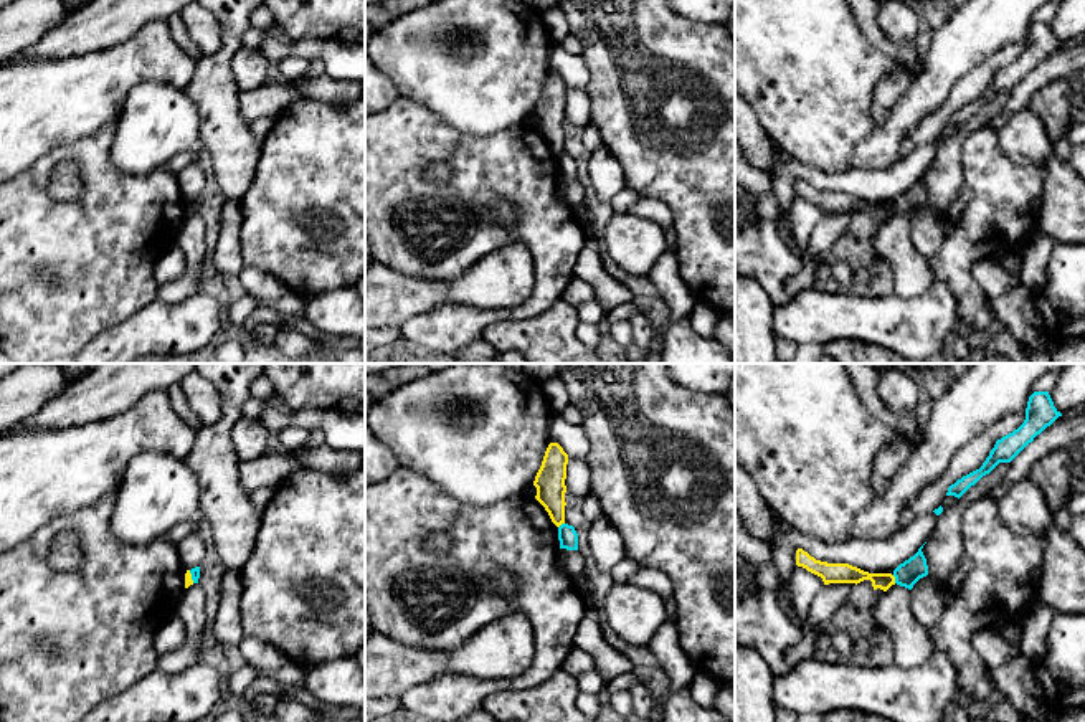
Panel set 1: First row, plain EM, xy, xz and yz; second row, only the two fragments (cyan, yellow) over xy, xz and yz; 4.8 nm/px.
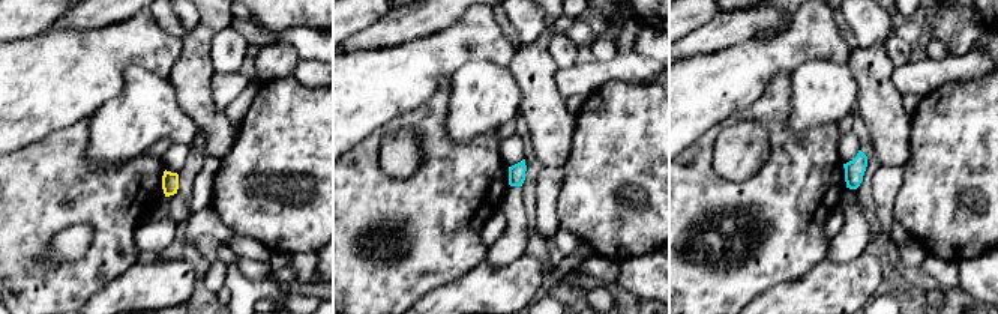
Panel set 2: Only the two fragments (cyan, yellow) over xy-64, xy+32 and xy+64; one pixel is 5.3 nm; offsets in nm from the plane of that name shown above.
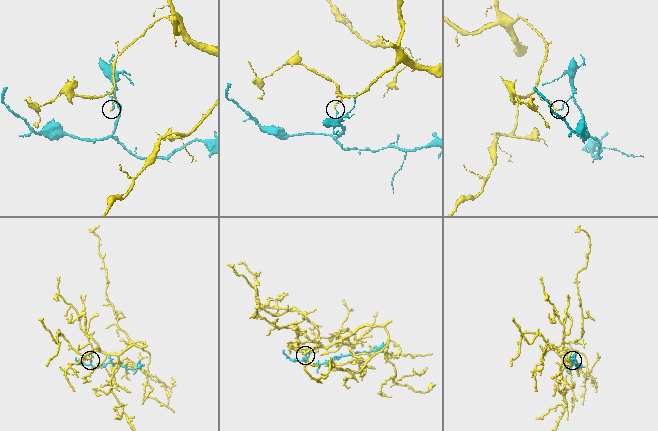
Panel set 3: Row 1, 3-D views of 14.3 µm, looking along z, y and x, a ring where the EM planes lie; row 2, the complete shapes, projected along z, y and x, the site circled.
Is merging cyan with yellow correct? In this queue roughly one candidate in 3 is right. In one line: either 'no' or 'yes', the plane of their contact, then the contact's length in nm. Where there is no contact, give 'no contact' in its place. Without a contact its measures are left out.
no; meets cyan in yz; contact 40 nm long

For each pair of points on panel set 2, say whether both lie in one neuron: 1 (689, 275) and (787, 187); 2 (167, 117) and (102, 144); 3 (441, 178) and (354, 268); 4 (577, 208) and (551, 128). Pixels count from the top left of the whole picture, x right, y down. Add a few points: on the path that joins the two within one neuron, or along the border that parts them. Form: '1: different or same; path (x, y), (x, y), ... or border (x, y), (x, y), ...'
1: same; path (725, 274), (760, 262), (773, 223)
2: same; path (150, 117), (137, 117), (119, 132)
3: same; path (411, 208), (395, 224), (369, 224), (354, 238)
4: different; border (575, 131), (571, 153), (562, 167)

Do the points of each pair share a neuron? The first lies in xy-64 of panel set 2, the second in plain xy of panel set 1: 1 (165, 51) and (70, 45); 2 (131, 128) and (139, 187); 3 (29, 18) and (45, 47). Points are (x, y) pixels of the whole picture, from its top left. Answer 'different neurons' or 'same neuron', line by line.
1: different neurons
2: different neurons
3: different neurons

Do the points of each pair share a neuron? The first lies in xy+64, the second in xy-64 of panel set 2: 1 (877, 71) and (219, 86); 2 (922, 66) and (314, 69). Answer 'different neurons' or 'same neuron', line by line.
1: different neurons
2: same neuron

